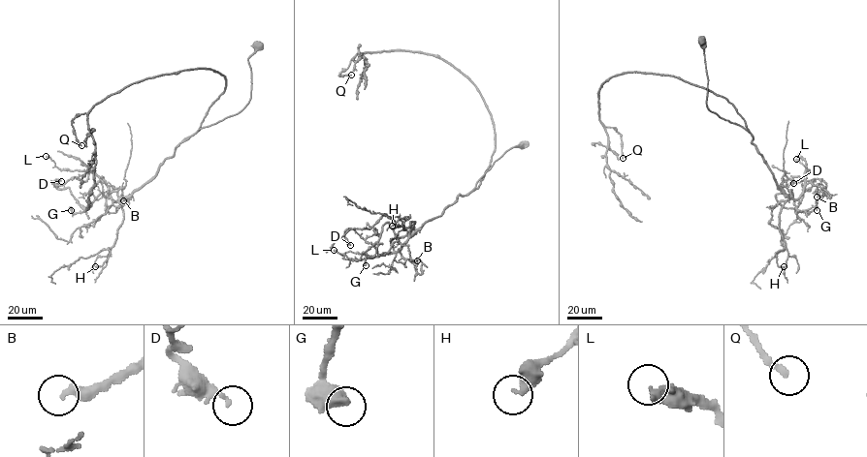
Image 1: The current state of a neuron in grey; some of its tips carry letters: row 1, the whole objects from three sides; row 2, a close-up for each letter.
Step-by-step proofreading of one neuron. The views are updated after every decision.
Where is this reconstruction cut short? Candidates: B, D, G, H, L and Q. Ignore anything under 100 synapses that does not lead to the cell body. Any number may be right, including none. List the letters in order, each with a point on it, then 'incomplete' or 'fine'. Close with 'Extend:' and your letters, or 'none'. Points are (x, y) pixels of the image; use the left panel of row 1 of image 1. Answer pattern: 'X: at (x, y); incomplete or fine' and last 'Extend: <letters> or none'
B: at (123, 200); fine
D: at (61, 181); fine
G: at (71, 210); fine
H: at (95, 266); fine
L: at (46, 156); fine
Q: at (81, 145); fine
Extend: none

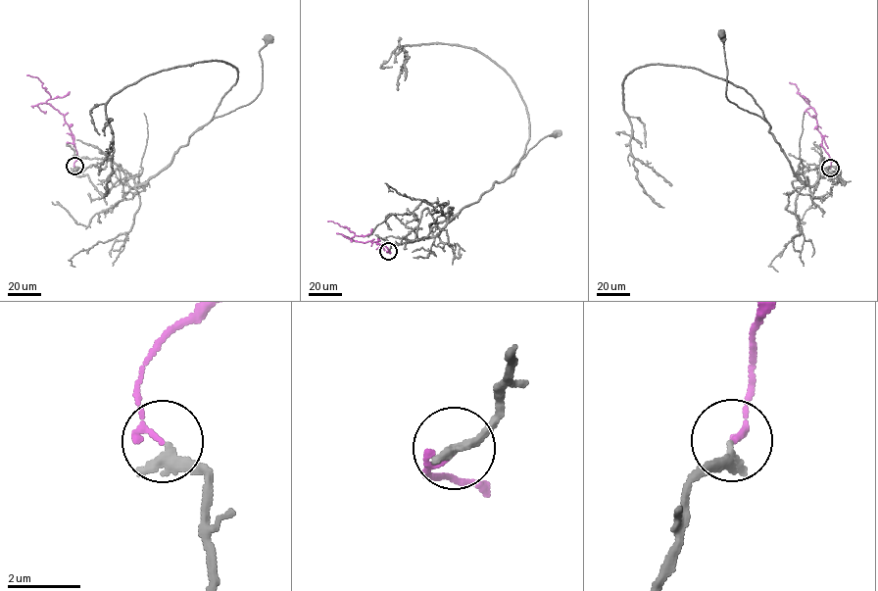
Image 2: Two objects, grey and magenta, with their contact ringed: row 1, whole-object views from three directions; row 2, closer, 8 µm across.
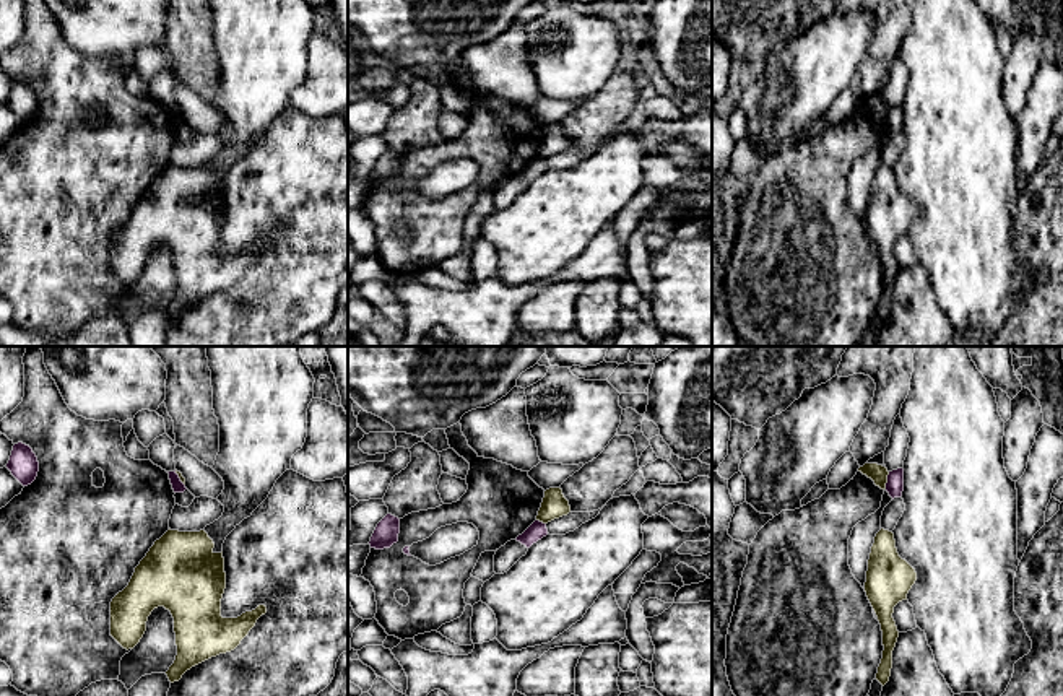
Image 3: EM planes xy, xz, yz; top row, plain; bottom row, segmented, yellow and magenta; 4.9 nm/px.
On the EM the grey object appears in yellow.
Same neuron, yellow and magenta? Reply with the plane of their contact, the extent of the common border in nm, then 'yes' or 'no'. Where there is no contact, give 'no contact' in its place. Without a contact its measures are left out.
yz | 90 nm | no

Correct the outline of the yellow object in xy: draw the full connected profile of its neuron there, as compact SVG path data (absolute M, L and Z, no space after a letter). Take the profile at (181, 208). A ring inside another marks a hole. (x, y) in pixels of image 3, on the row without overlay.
M167 166L150 184L135 203L128 221L111 237L111 272L124 283L133 285L146 267L151 247L164 242L174 254L177 291L166 307L171 319L179 317L192 302L234 286L267 249L265 241L245 247L237 254L221 252L221 234L226 224L223 187L213 187L215 179L205 166L179 167Z

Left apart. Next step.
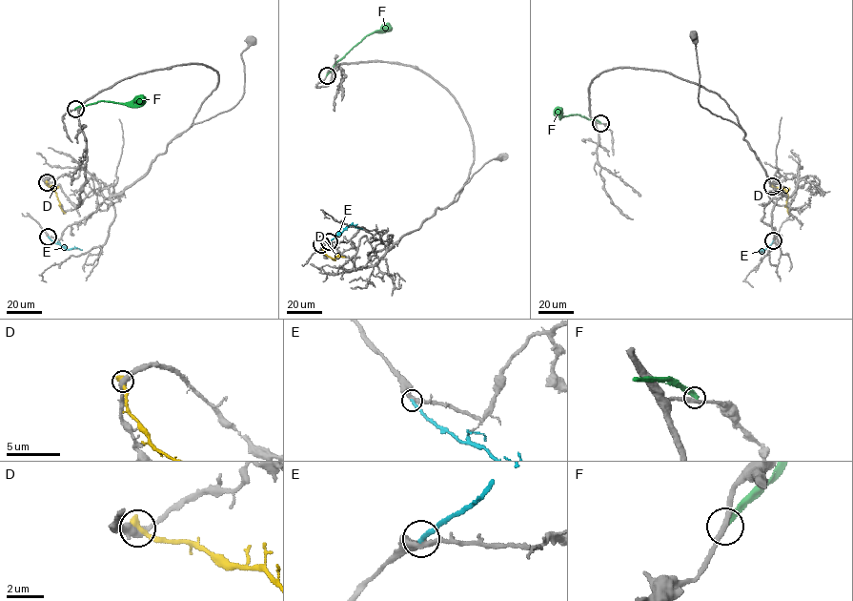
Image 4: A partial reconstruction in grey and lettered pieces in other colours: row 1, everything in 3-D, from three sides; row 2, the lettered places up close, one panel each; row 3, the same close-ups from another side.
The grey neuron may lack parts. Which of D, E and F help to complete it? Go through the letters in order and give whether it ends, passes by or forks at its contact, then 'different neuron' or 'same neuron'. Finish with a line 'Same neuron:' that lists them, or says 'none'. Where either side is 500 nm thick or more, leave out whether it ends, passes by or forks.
D: different neuron
E: it ends; different neuron
F: it ends; different neuron
Same neuron: none

